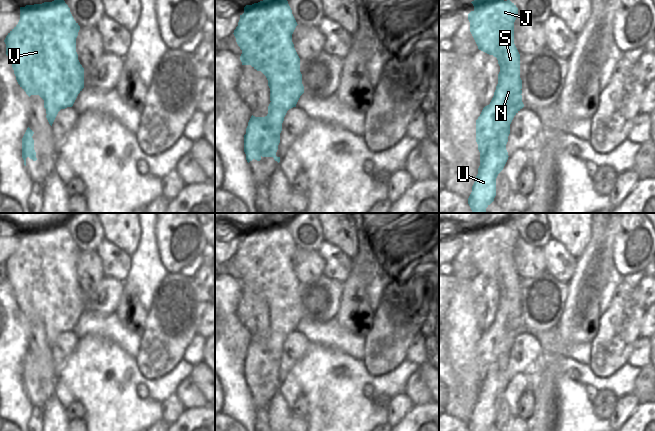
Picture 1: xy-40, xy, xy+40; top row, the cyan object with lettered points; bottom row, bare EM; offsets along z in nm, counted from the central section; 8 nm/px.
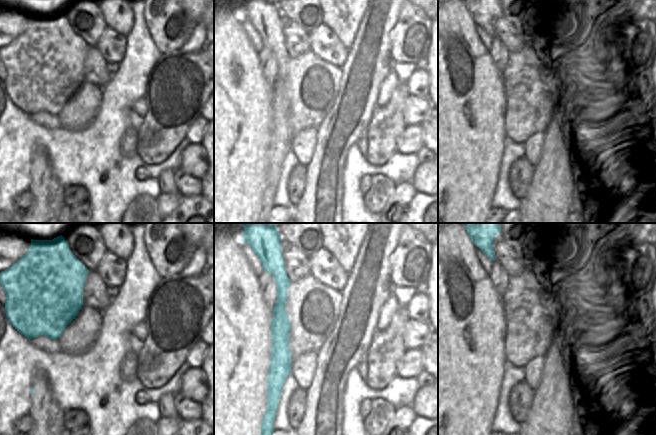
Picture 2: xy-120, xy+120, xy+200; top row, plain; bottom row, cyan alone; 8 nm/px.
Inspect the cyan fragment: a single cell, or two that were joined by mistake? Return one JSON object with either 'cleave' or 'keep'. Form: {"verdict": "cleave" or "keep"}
{"verdict": "cleave"}

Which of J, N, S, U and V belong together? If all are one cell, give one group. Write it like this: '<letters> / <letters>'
J V / N S U

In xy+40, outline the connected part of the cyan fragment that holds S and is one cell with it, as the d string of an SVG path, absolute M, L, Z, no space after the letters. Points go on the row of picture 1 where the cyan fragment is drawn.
M505 35L500 38L498 64L500 72L494 96L476 120L480 166L468 198L472 213L486 213L486 208L494 201L496 178L509 157L506 144L510 124L524 107L520 93L520 54L514 44L514 37Z

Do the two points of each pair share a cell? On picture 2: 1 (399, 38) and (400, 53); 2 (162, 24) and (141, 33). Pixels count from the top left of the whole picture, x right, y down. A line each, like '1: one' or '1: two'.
1: one
2: two

